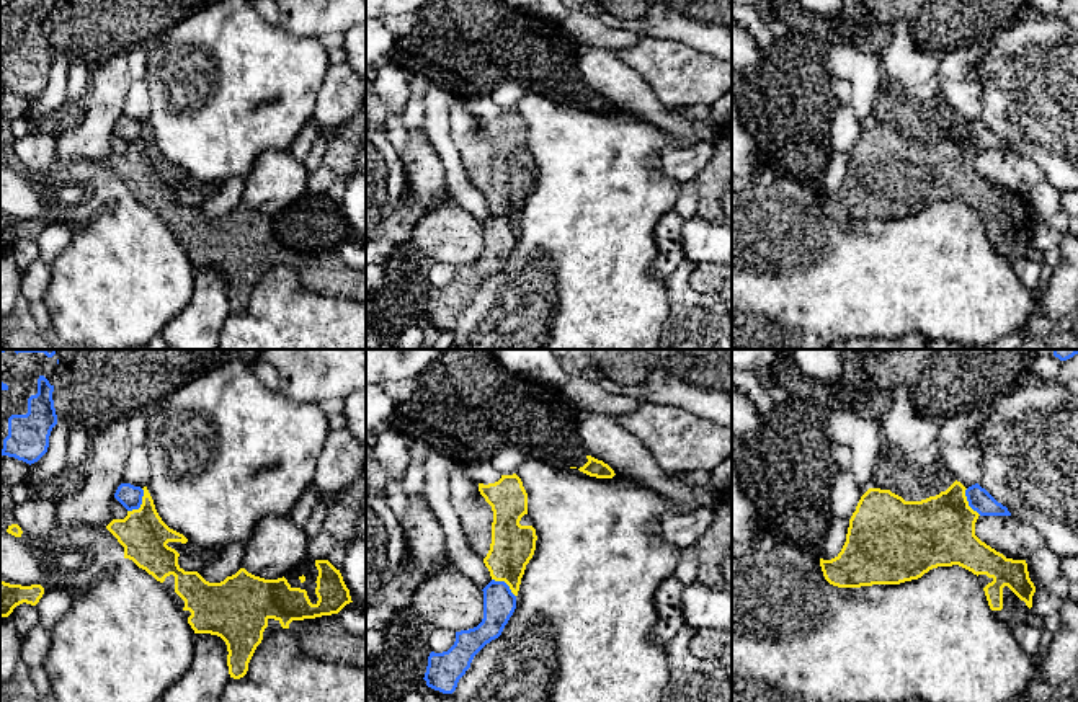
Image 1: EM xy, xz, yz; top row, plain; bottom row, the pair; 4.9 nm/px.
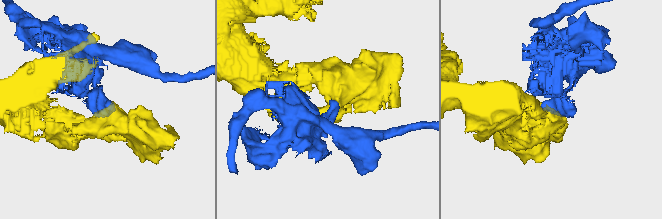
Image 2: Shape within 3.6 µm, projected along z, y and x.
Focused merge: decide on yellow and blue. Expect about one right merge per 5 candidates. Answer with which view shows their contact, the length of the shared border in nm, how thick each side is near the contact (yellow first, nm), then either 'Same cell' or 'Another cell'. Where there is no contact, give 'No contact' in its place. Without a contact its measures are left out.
Touches yellow in xy. Shared border 140 nm. Thickness 240 nm (yellow) against 110 nm. Another cell

